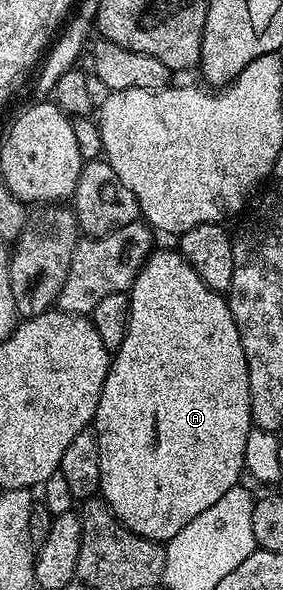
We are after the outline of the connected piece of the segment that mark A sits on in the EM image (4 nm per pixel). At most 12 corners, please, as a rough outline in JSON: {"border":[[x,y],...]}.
{"border":[[132,282],[94,430],[109,509],[167,541],[245,474],[228,300]]}

